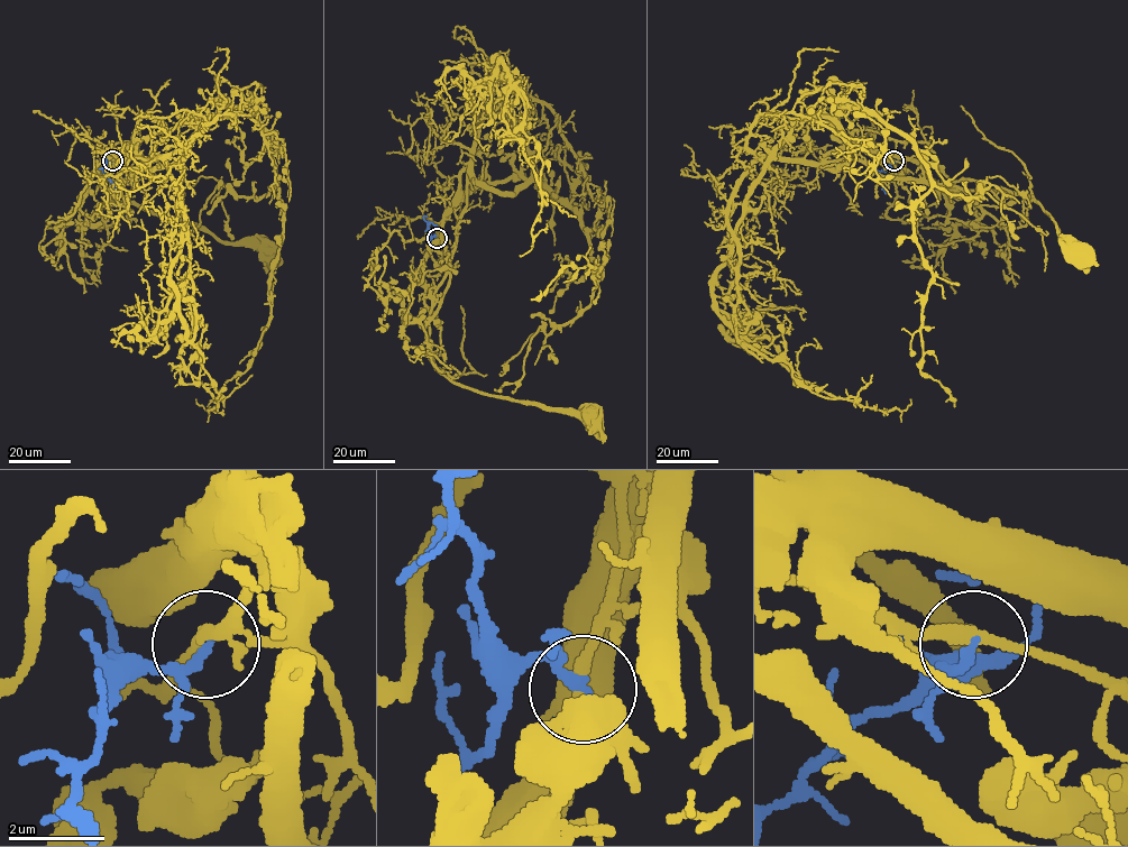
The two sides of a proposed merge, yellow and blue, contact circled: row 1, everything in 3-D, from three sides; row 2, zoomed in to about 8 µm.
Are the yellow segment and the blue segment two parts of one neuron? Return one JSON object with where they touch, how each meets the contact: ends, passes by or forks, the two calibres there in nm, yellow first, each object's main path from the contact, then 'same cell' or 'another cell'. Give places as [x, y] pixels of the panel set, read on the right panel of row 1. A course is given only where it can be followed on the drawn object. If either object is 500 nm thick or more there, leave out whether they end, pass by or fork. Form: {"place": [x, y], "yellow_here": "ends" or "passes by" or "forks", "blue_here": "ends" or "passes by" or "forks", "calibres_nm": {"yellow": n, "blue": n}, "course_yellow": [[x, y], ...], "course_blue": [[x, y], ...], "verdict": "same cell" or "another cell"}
{"place": [893, 160], "yellow_here": "passes by", "blue_here": "passes by", "calibres_nm": {"yellow": 220, "blue": 140}, "course_yellow": [[893, 160], [936, 166], [954, 183], [953, 190], [1028, 195], [1075, 250]], "course_blue": [[893, 160], [878, 178], [886, 194]], "verdict": "another cell"}

